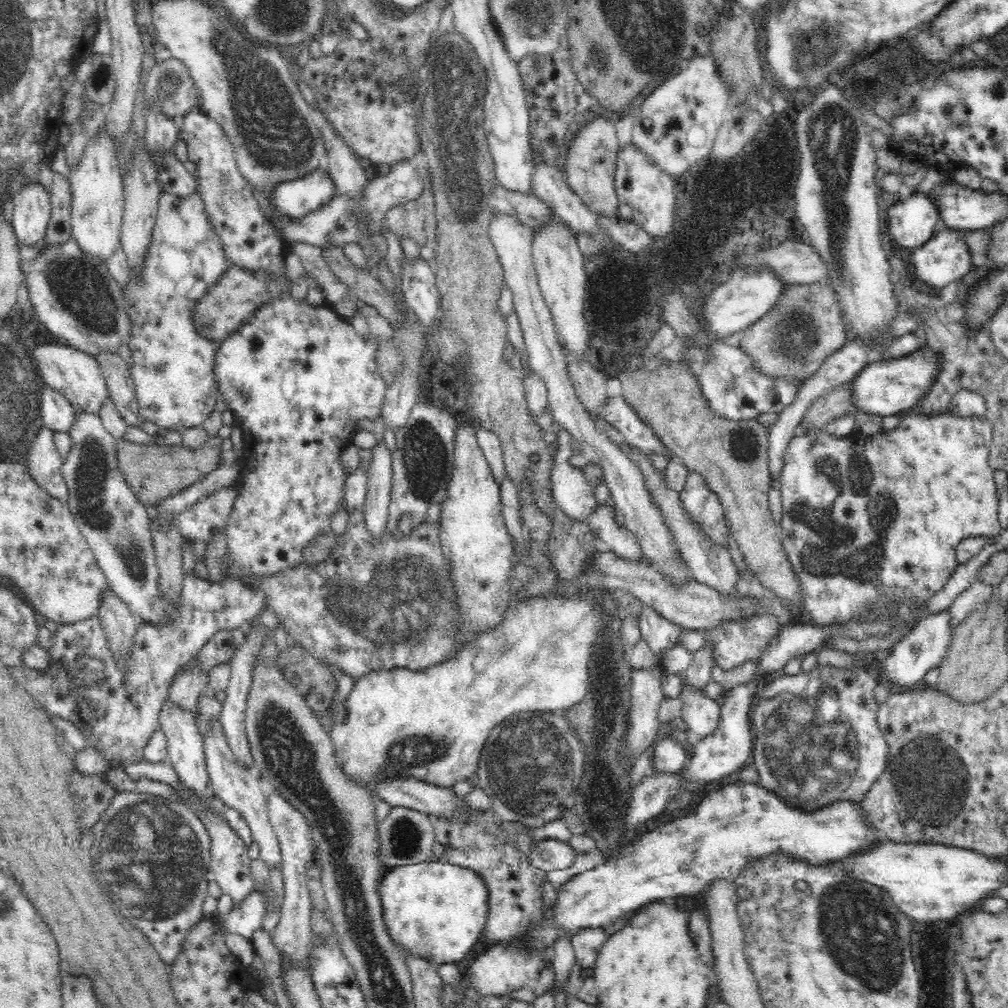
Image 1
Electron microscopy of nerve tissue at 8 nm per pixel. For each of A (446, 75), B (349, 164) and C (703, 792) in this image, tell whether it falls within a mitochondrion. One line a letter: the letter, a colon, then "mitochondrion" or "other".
A: mitochondrion
B: other
C: other

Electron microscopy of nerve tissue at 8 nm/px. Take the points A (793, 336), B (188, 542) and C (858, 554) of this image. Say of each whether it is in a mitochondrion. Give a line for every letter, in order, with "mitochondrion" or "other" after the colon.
A: mitochondrion
B: other
C: mitochondrion

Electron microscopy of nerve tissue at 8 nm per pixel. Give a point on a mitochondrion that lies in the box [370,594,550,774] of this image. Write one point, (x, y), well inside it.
(418, 747)

